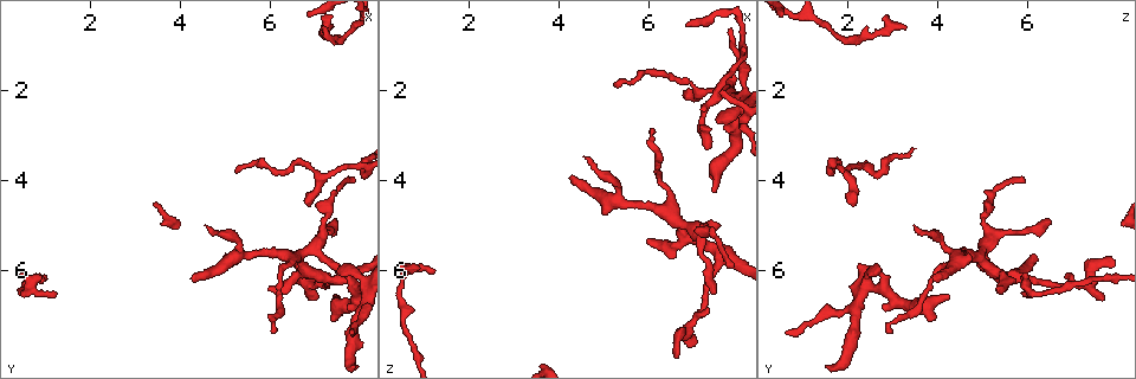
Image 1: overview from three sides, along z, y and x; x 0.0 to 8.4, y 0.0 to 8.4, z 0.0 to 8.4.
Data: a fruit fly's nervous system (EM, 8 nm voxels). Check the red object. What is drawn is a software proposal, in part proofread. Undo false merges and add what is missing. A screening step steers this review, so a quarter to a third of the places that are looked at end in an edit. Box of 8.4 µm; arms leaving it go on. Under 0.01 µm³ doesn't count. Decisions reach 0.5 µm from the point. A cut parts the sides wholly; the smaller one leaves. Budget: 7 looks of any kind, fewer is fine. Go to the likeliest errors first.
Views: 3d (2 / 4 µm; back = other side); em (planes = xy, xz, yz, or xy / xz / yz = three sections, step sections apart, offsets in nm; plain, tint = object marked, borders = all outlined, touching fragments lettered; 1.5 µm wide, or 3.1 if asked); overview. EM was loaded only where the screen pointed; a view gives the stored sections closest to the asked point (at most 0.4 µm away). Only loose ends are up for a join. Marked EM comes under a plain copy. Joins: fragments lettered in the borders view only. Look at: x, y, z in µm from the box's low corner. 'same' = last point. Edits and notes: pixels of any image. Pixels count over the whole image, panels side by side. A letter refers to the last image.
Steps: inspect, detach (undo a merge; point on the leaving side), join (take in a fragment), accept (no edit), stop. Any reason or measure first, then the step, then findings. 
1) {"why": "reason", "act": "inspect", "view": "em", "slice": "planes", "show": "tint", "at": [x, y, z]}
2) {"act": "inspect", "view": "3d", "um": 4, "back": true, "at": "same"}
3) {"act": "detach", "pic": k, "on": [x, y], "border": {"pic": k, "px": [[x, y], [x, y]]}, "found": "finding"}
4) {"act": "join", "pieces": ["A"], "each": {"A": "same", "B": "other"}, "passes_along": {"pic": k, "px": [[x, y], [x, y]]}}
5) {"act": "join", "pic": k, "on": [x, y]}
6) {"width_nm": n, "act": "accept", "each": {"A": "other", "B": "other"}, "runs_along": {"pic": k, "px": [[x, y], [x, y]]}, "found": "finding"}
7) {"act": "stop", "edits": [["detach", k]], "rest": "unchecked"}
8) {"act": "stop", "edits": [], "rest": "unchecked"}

{"why": "an open end", "act": "inspect", "view": "em", "slice": "planes", "show": "borders", "at": [7.80, 7.30, 0.65]}

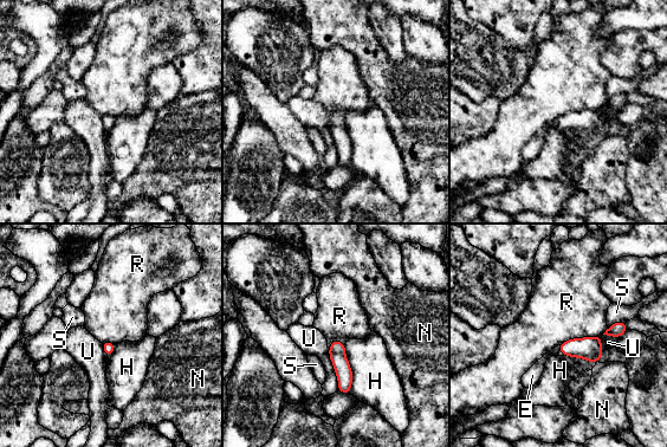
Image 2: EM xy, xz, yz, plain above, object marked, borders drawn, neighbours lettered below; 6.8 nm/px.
{"width_nm": 80, "act": "join", "pic": 2, "on": [533, 374], "each": {"E": "same", "H": "other", "N": "other", "R": "other", "S": "other", "U": "other"}, "passes_along": {"pic": 2, "px": [[588, 348], [559, 349], [533, 374]]}, "found": "it goes on there"}

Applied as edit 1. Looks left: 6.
{"why": "an open end", "act": "inspect", "view": "em", "slice": "planes", "show": "borders", "at": [6.10, 7.40, 2.95]}

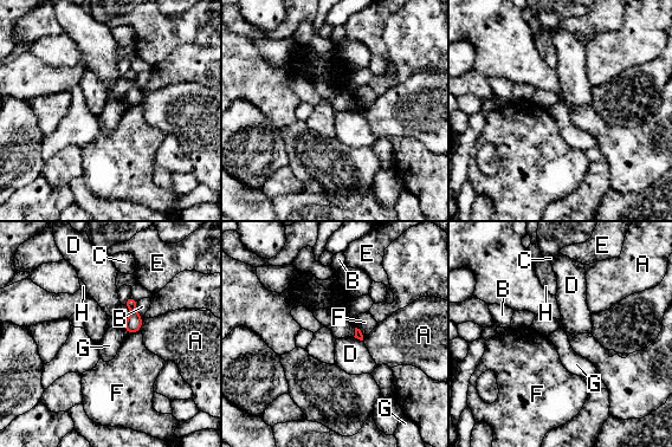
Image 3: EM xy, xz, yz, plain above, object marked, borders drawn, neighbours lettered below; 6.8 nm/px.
{"longest_contact_nm": ["B", 110], "act": "accept", "each": {"A": "other", "B": "other", "C": "other", "D": "other", "E": "other", "F": "other", "G": "other", "H": "other"}, "found": "none of them fits"}

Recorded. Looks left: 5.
{"why": "tapers out", "act": "inspect", "view": "3d", "um": 4, "at": [1.20, 6.60, 6.10]}

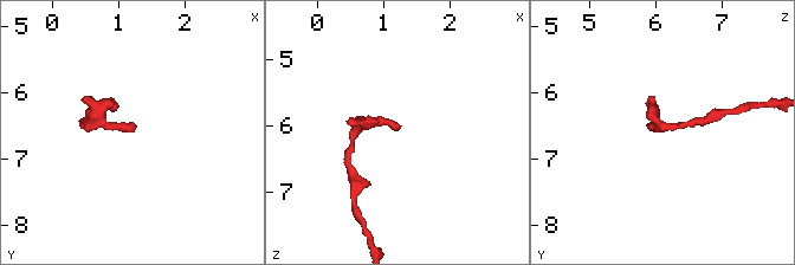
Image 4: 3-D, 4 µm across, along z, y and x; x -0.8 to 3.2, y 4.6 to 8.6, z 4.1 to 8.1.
{"why": "shape alone is not enough", "act": "inspect", "view": "em", "slice": "planes", "show": "borders", "at": [1.20, 6.55, 6.10]}

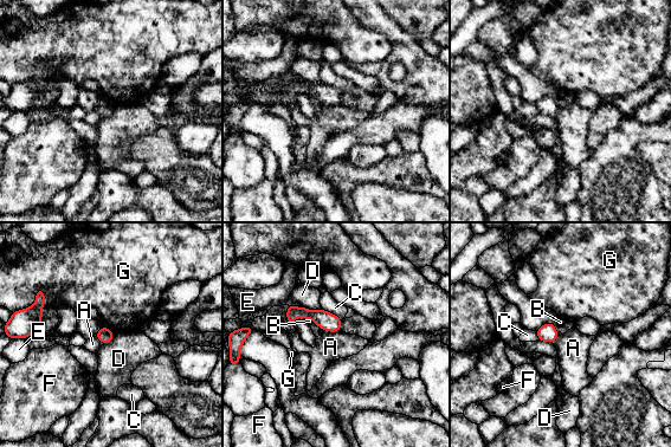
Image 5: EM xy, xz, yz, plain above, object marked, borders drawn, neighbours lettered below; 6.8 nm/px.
{"width_nm": 100, "act": "accept", "each": {"A": "other", "B": "other", "C": "other", "D": "other", "E": "other", "F": "other", "G": "other"}, "runs_along": {"pic": 5, "px": [[290, 308], [337, 328]]}, "found": "no lettered fragment goes on from it"}

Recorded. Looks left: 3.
{"act": "stop", "edits": [["join", 2]], "rest": "unchecked"}

